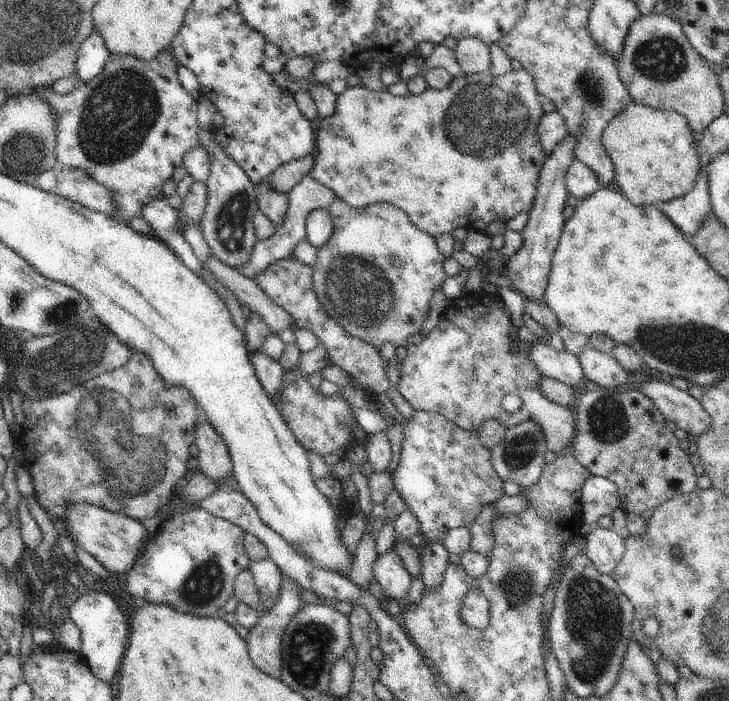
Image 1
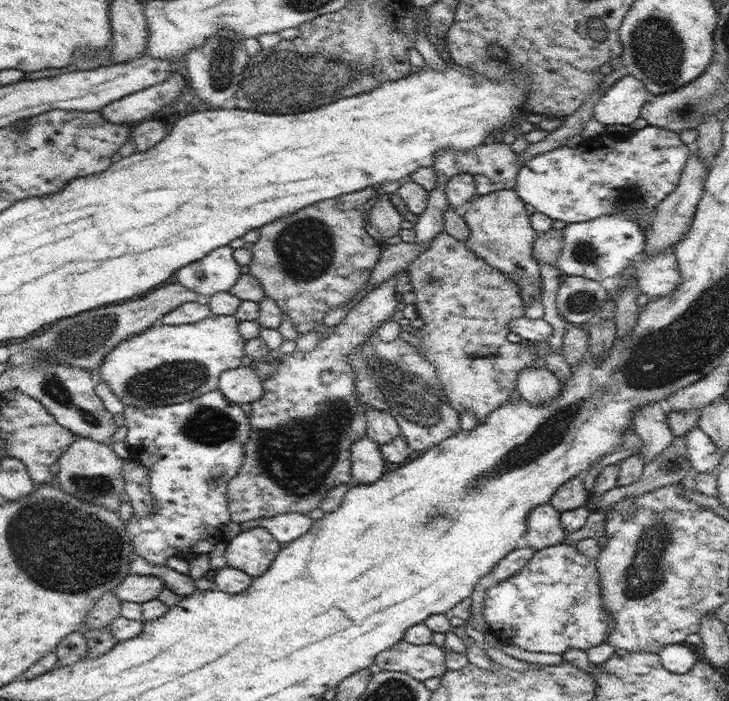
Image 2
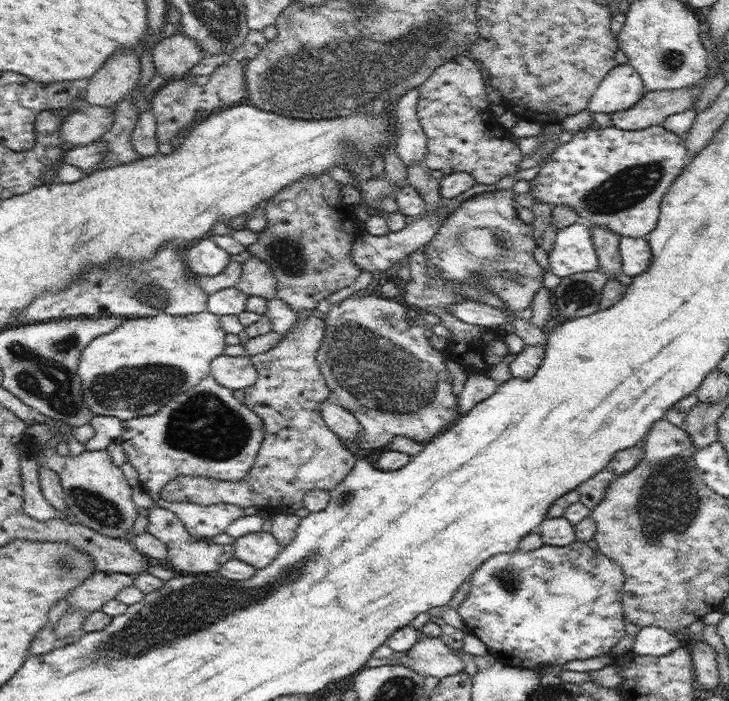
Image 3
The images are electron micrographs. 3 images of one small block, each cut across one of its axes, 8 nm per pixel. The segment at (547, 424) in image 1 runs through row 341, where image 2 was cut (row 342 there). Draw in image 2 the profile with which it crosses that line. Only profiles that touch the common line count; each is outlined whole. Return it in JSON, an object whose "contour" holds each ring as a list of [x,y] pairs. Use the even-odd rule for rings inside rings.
{"contour":[[[442,230],[435,236],[434,241],[428,245],[428,249],[424,250],[424,252],[410,264],[407,270],[413,284],[412,291],[416,294],[415,305],[418,309],[419,316],[424,322],[422,328],[416,328],[416,334],[413,335],[414,340],[412,341],[418,344],[418,351],[424,355],[426,361],[436,367],[436,374],[438,375],[438,379],[440,379],[440,385],[442,385],[442,389],[444,389],[444,393],[446,393],[450,405],[458,411],[459,415],[462,415],[462,413],[468,409],[472,409],[472,413],[474,413],[474,416],[478,419],[478,423],[483,423],[486,421],[486,417],[490,415],[490,412],[510,402],[510,394],[517,388],[517,380],[520,371],[534,366],[534,360],[538,356],[538,346],[536,346],[536,343],[528,345],[526,343],[512,343],[508,340],[508,333],[511,333],[510,321],[522,317],[528,310],[526,306],[523,306],[520,287],[516,282],[512,281],[506,273],[502,273],[502,271],[498,270],[498,267],[486,264],[482,258],[478,258],[478,256],[473,253],[470,248],[467,248],[465,242],[456,240],[456,238]]]}

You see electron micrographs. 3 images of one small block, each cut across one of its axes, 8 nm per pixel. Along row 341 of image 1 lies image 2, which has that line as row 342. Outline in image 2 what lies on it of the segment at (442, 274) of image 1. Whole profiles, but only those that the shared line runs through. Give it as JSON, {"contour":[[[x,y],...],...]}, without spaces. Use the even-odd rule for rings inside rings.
{"contour":[[[376,330],[366,339],[364,345],[356,347],[348,364],[356,374],[356,392],[360,404],[368,409],[376,408],[392,414],[413,455],[460,433],[458,411],[448,402],[436,374],[436,367],[426,361],[424,355],[418,351],[418,344],[399,337],[384,342],[378,337]]]}

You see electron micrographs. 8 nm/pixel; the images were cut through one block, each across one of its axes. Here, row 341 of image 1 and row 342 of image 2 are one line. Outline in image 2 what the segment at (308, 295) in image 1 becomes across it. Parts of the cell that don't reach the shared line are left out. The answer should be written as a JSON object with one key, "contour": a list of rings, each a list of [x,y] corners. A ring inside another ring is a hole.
{"contour":[[[401,272],[396,273],[392,278],[387,281],[380,283],[376,289],[369,289],[364,292],[361,297],[348,309],[347,315],[335,326],[334,332],[329,334],[324,339],[320,339],[314,350],[310,352],[294,351],[291,354],[285,354],[282,360],[277,360],[276,372],[270,374],[270,377],[263,381],[263,393],[257,401],[251,404],[252,411],[248,415],[251,430],[248,442],[244,446],[244,454],[246,460],[244,460],[243,466],[240,468],[238,475],[232,478],[229,482],[229,486],[226,490],[226,503],[227,508],[231,512],[231,521],[234,523],[244,523],[251,520],[257,520],[258,518],[273,518],[274,515],[299,512],[300,514],[308,515],[310,511],[318,509],[320,502],[329,494],[329,491],[334,489],[336,486],[348,484],[353,482],[351,474],[351,461],[350,461],[350,445],[354,441],[364,437],[367,434],[367,418],[366,411],[368,408],[364,404],[360,404],[358,400],[358,392],[356,392],[356,374],[352,370],[352,366],[348,364],[350,355],[356,351],[356,347],[364,345],[366,339],[372,335],[372,332],[380,330],[380,325],[388,320],[392,320],[392,315],[396,312],[396,282],[400,278]]]}

